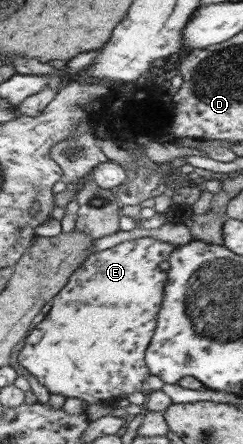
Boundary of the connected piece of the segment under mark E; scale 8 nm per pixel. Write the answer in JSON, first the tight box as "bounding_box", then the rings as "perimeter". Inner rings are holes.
{"bounding_box":[18,237,177,405],"perimeter":[[[137,237],[133,240],[121,241],[120,244],[111,248],[93,252],[70,277],[67,287],[53,299],[53,311],[47,315],[47,319],[44,318],[39,324],[34,326],[33,332],[28,336],[28,340],[24,342],[23,348],[18,355],[20,366],[26,368],[29,374],[33,375],[49,394],[59,394],[65,399],[69,397],[77,398],[87,403],[87,405],[101,404],[107,399],[119,398],[119,395],[127,398],[132,393],[139,392],[144,394],[147,392],[145,379],[152,374],[146,361],[146,354],[159,324],[160,311],[162,305],[164,305],[166,285],[168,285],[168,270],[159,269],[159,265],[163,261],[169,262],[172,253],[177,248],[177,244],[164,242],[156,237]]]}

